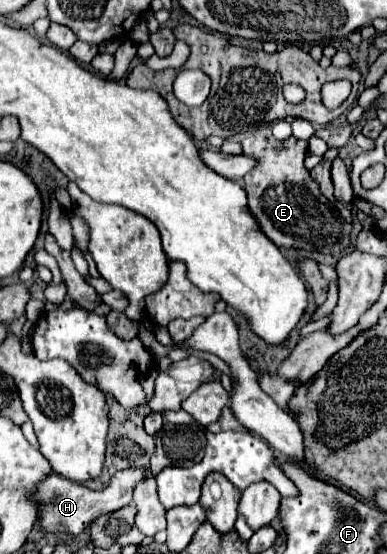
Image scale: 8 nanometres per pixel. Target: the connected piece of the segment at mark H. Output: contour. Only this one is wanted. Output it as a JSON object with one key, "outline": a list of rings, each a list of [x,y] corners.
{"outline":[[[124,469],[118,471],[110,485],[104,491],[92,491],[84,485],[66,481],[58,475],[48,475],[44,477],[34,491],[34,501],[40,507],[40,529],[46,533],[64,533],[64,535],[78,535],[82,533],[96,517],[112,513],[116,509],[122,509],[130,505],[132,501],[132,491],[138,481],[144,479],[144,469]]]}

